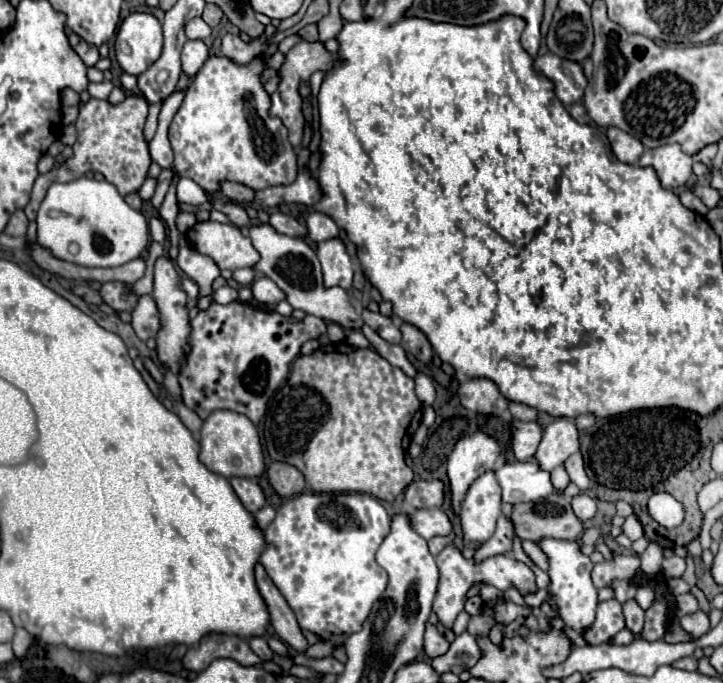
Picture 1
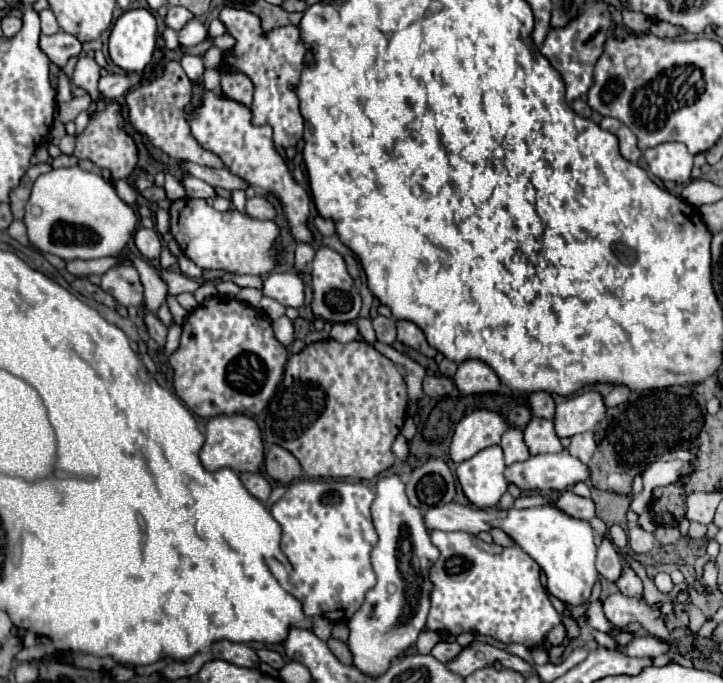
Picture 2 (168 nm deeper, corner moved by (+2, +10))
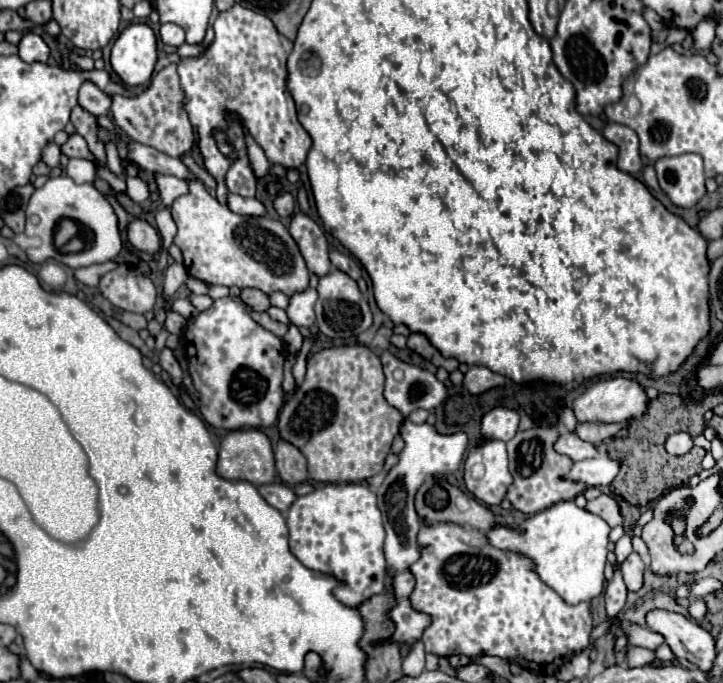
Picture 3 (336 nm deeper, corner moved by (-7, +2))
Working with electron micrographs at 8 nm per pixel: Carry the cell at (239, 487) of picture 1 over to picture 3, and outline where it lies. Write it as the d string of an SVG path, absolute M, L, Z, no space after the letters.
M278 482L258 486L258 492L262 494L262 498L264 498L270 506L278 508L280 512L288 512L288 508L292 506L292 502L296 500L294 490L292 490L290 486L286 486L286 484L278 484Z

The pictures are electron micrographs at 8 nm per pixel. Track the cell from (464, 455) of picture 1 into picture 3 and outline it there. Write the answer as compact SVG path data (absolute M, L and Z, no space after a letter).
M496 406L482 418L480 434L482 438L500 438L508 442L516 434L518 422L520 422L520 414L516 410Z

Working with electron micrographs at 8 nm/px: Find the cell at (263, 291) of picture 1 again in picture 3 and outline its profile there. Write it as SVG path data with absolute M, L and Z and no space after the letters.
M308 288L304 292L290 296L290 306L286 310L290 322L296 324L298 328L310 328L316 322L316 316L314 316L316 300L318 300L318 294L314 288Z

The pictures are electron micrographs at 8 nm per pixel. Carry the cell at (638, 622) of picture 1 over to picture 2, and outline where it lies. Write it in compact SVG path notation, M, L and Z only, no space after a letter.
M623 564L623 576L619 578L617 588L619 588L619 592L625 594L625 596L643 598L643 584L641 584L639 576L637 576L629 566L625 566L625 564Z

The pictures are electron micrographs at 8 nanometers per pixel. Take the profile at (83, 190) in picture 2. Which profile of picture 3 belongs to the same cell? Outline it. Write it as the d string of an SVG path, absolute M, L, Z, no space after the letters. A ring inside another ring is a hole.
M58 176L50 178L42 188L36 188L28 208L26 208L26 232L28 238L36 238L38 244L26 248L26 256L30 262L42 264L48 258L54 258L70 268L82 268L82 266L92 266L92 264L102 264L118 256L122 250L122 234L118 230L118 220L116 214L106 200L92 184L76 184L70 176ZM70 218L74 222L80 222L84 228L90 230L90 248L84 248L82 252L76 254L62 254L54 246L54 228L58 220Z

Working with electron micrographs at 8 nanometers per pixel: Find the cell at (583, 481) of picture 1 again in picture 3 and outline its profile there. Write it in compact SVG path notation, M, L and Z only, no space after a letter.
M628 420L624 422L616 422L616 424L602 424L602 422L580 422L576 426L576 434L586 440L592 442L596 446L602 446L604 442L608 442L608 438L612 438L612 434L618 434L622 428L628 426Z

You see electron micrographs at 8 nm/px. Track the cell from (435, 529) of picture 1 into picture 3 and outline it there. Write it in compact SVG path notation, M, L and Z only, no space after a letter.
M574 500L558 502L536 516L524 520L522 524L516 524L514 528L496 526L486 536L492 546L502 550L512 550L518 554L524 554L536 562L536 572L540 574L542 582L548 584L566 604L578 604L578 602L590 602L596 598L604 588L604 566L606 566L606 554L608 554L608 534L610 526L596 514L588 512L586 508L578 508Z

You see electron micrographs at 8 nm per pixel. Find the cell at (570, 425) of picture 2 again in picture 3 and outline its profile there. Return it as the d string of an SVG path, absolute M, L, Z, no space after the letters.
M610 378L590 384L576 400L574 414L578 422L622 422L626 418L642 416L648 408L646 390L632 378Z

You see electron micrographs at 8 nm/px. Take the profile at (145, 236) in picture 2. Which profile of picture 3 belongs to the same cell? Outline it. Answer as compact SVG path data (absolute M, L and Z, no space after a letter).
M140 218L132 220L128 224L126 236L136 250L142 250L148 254L154 254L160 250L160 236L158 236L156 228L152 228L146 220L140 220Z

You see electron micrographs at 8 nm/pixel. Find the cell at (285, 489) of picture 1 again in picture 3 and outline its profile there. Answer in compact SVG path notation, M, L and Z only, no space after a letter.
M280 440L276 446L276 468L278 468L280 478L290 486L302 484L308 478L304 454L300 454L300 450L296 450L296 446L292 446L290 442L284 442L284 440Z

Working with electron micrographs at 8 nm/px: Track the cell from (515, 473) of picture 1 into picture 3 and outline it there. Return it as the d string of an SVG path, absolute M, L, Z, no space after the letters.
M600 456L592 460L576 462L568 474L572 480L582 480L586 486L606 488L612 484L616 474L620 472L620 460L612 456Z

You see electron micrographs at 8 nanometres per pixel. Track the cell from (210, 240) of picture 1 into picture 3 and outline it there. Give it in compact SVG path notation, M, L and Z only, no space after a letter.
M188 180L188 194L176 198L176 202L172 202L170 214L176 222L176 236L174 236L174 244L182 250L184 256L184 266L188 270L190 276L202 280L208 286L238 286L238 288L258 288L266 294L272 292L284 292L286 296L292 296L300 290L308 288L310 282L310 272L304 264L304 258L294 242L294 238L290 236L290 232L286 230L284 224L280 224L278 220L270 218L270 216L240 216L230 212L224 204L220 204L216 198L212 198L208 194L208 190L204 188L202 182L198 180Z

